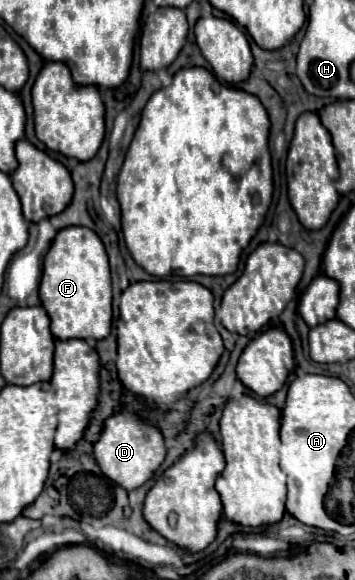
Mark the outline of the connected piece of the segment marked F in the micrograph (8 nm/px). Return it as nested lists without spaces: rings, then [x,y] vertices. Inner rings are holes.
[[[68,226],[58,230],[42,268],[40,282],[42,306],[50,316],[54,338],[94,338],[102,340],[112,328],[112,280],[108,254],[98,234],[86,226]]]

